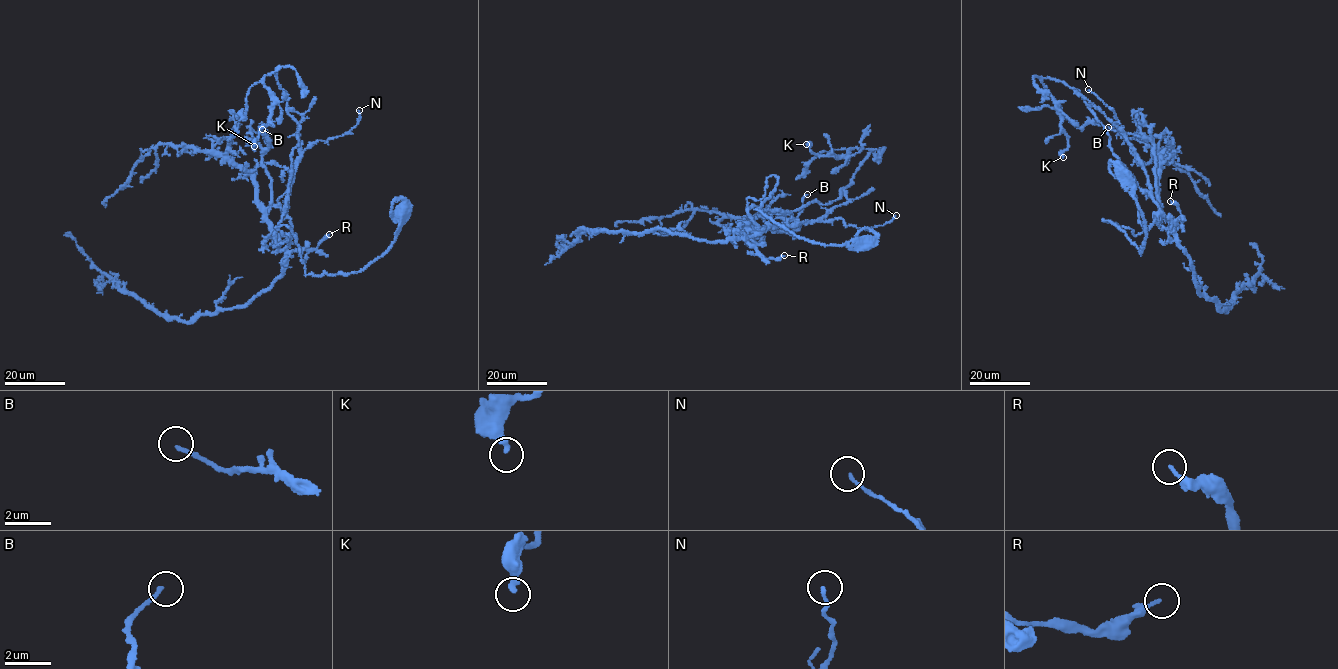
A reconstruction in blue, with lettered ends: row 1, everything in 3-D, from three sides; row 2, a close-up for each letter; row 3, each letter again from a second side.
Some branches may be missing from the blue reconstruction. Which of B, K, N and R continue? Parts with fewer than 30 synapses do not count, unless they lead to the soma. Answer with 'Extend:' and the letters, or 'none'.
Extend: none

